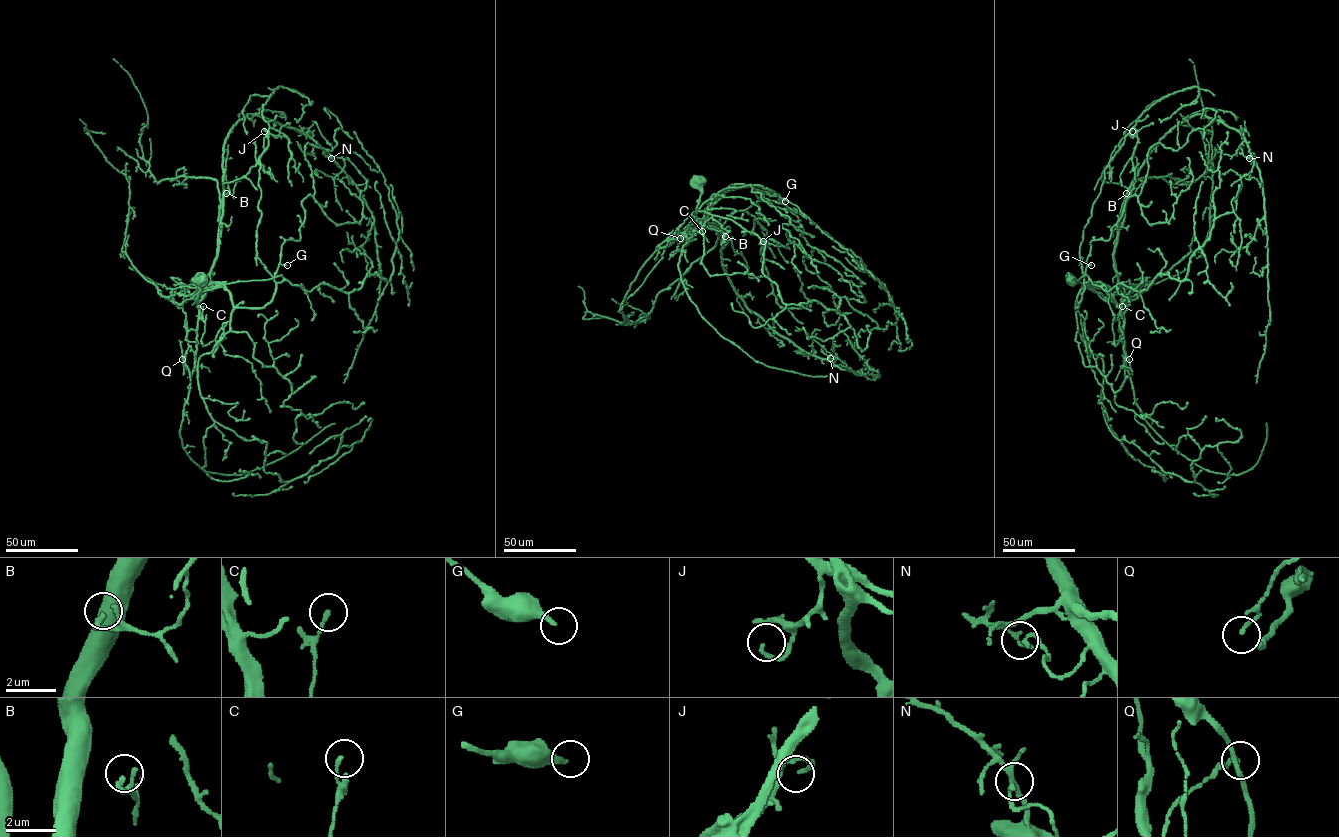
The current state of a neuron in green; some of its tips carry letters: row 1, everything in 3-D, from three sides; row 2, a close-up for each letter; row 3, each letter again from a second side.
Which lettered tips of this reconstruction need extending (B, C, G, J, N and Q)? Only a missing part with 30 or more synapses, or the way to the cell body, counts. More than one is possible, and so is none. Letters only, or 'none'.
G

